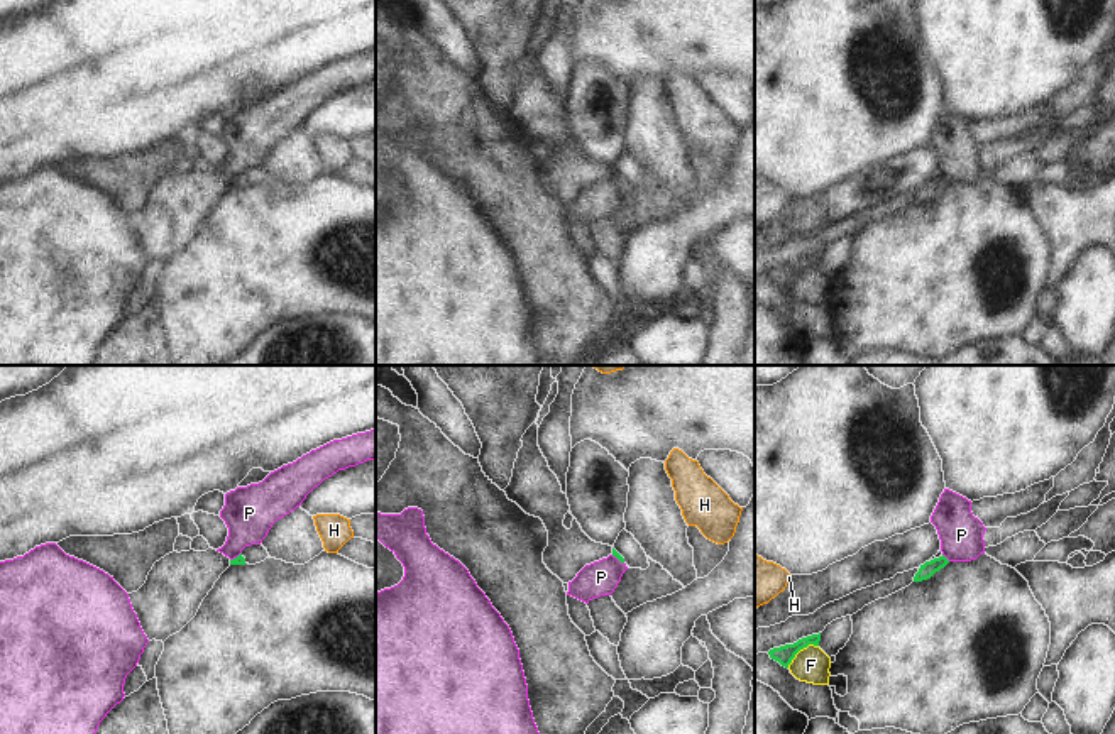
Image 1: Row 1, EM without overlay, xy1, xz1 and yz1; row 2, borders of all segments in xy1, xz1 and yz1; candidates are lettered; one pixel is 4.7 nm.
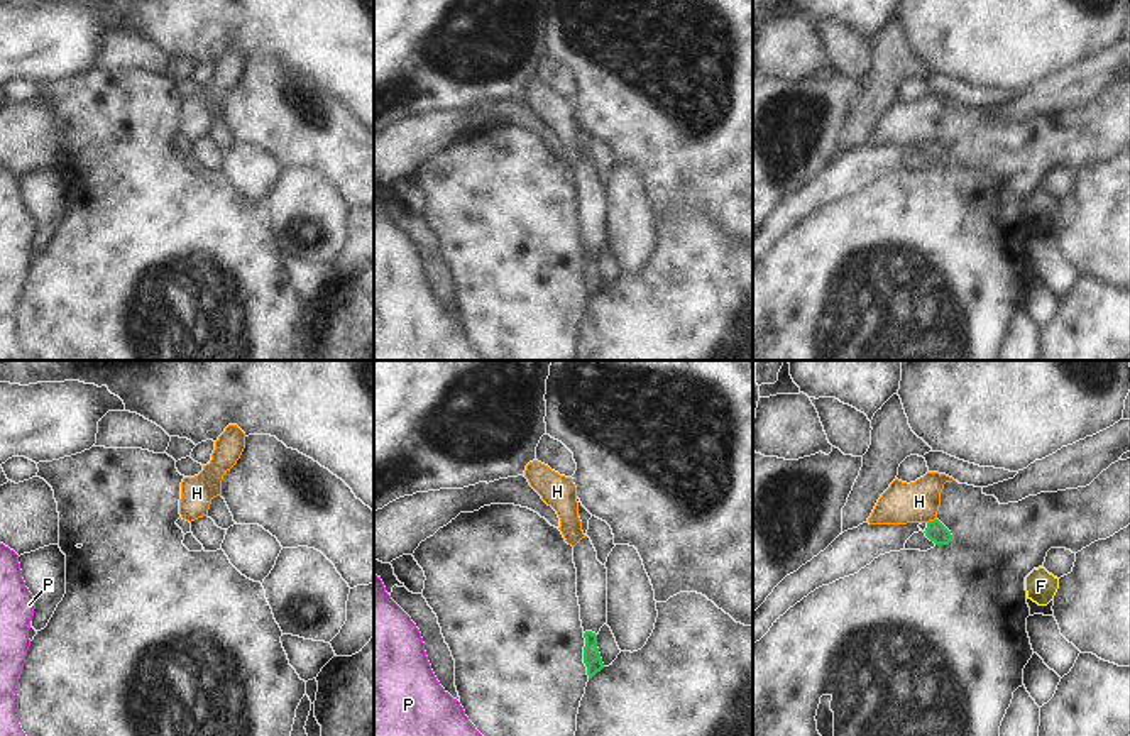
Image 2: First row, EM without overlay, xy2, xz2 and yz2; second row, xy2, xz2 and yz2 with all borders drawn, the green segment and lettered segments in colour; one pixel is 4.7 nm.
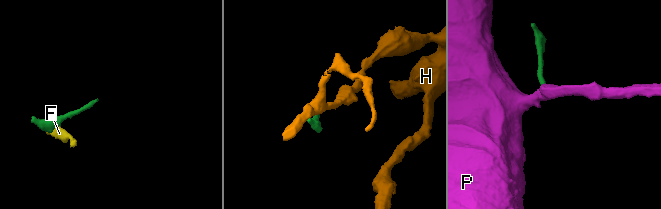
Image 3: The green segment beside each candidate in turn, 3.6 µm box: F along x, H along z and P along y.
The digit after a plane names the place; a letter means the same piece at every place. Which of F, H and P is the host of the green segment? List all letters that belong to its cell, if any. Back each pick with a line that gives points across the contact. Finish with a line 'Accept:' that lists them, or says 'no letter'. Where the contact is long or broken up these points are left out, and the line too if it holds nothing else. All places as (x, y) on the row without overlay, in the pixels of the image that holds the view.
Accept: no letter

